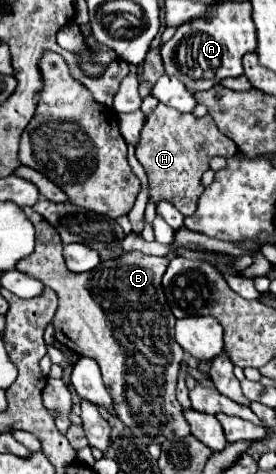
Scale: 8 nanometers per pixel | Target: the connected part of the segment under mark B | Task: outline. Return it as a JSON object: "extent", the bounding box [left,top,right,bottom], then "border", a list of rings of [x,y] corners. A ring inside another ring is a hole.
{"extent":[16,209,190,445],"border":[[[24,209],[28,219],[36,227],[36,249],[30,257],[18,261],[16,269],[28,273],[30,277],[40,279],[46,287],[54,289],[58,295],[58,311],[52,319],[54,337],[58,343],[66,345],[78,355],[90,357],[98,363],[102,381],[112,395],[114,411],[118,413],[120,421],[142,439],[144,445],[150,443],[164,443],[172,437],[186,437],[190,435],[190,427],[184,419],[184,409],[176,399],[176,383],[178,383],[178,369],[184,361],[184,349],[174,341],[174,315],[166,305],[166,297],[162,291],[162,275],[168,267],[166,257],[152,257],[140,251],[124,253],[118,259],[110,259],[98,265],[98,269],[90,273],[76,275],[66,269],[62,259],[62,241],[58,231],[36,211]]]}

